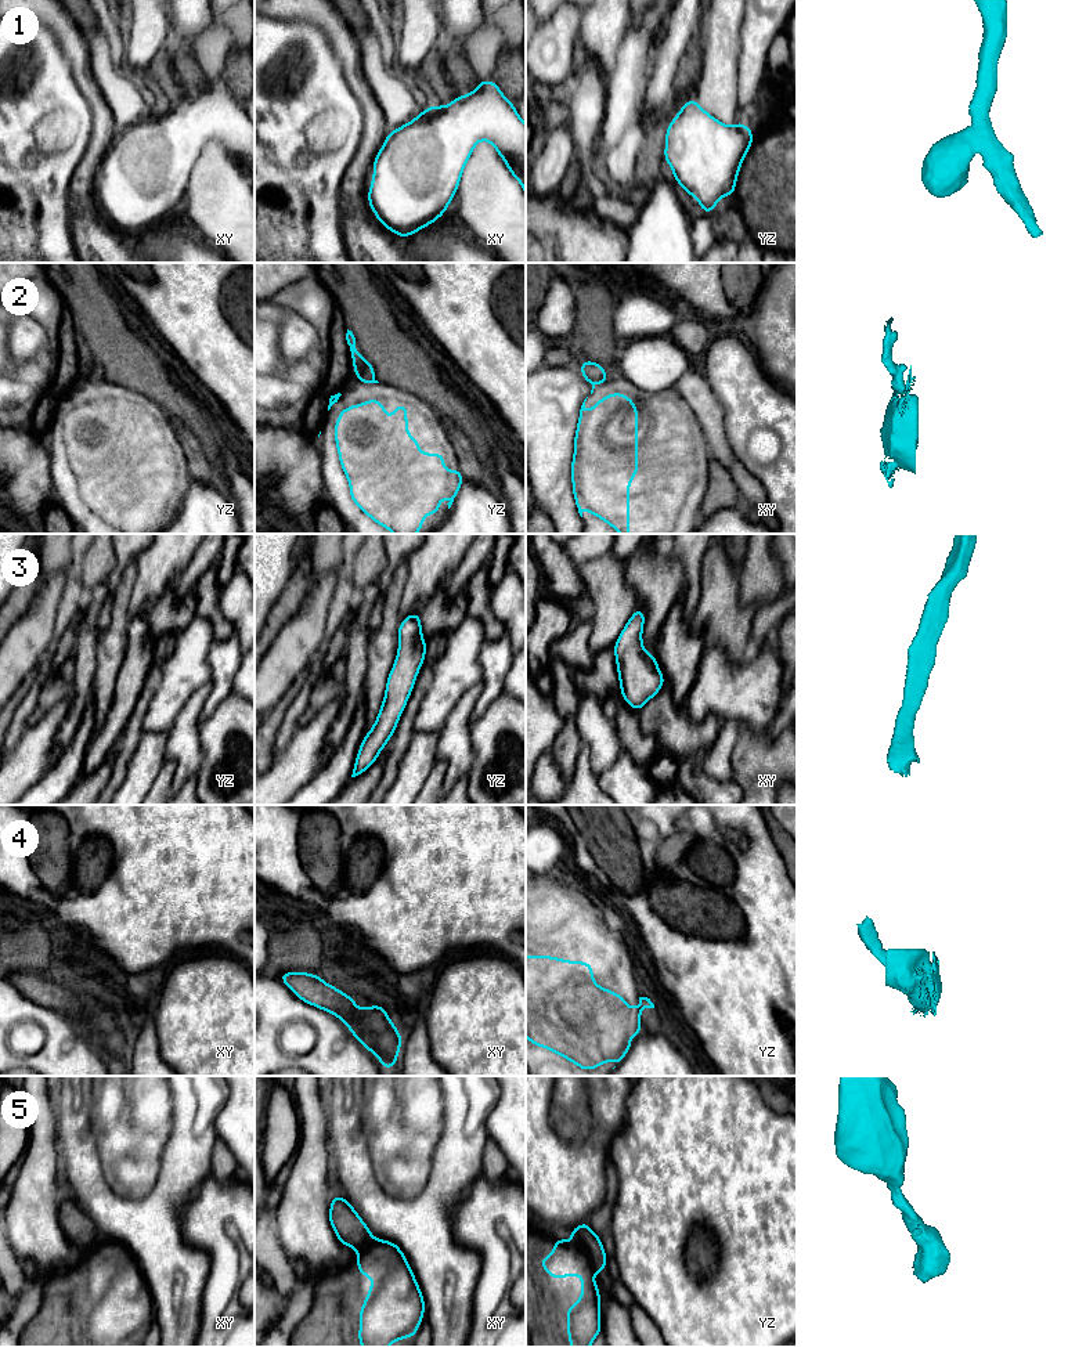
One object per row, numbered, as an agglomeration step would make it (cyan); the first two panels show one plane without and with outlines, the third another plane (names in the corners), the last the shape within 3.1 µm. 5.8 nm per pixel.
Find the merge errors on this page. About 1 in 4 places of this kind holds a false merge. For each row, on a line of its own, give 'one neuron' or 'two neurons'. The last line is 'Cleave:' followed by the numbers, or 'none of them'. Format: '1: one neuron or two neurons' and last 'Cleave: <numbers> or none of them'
1: one neuron
2: two neurons
3: one neuron
4: two neurons
5: two neurons
Cleave: 2, 4, 5

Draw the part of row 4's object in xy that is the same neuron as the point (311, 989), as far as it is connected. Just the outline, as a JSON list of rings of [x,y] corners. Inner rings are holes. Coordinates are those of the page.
[[[282,972],[279,979],[304,1003],[328,1011],[343,1021],[343,1014],[356,1000],[307,972]]]

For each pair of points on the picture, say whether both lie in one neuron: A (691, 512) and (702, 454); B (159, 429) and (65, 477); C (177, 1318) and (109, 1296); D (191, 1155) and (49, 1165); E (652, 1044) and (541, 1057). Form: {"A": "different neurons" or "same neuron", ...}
{"A": "same neuron", "B": "same neuron", "C": "different neurons", "D": "different neurons", "E": "different neurons"}

